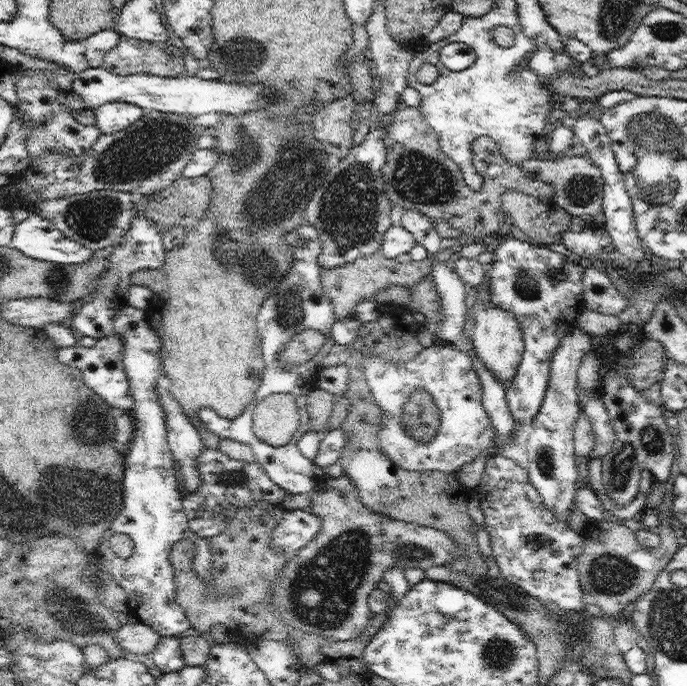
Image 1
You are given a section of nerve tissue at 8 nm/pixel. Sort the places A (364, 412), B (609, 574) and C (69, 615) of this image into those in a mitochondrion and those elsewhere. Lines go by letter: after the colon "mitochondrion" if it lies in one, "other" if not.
A: mitochondrion
B: mitochondrion
C: mitochondrion

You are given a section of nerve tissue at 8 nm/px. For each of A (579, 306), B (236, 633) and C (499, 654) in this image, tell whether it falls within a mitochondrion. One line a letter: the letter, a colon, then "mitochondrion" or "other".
A: other
B: other
C: mitochondrion

